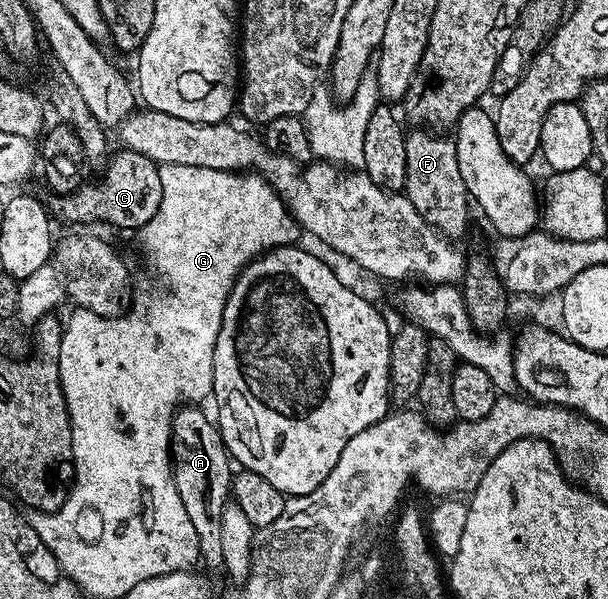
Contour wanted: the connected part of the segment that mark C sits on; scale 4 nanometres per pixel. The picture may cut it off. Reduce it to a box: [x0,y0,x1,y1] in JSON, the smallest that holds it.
[58,149,161,232]

